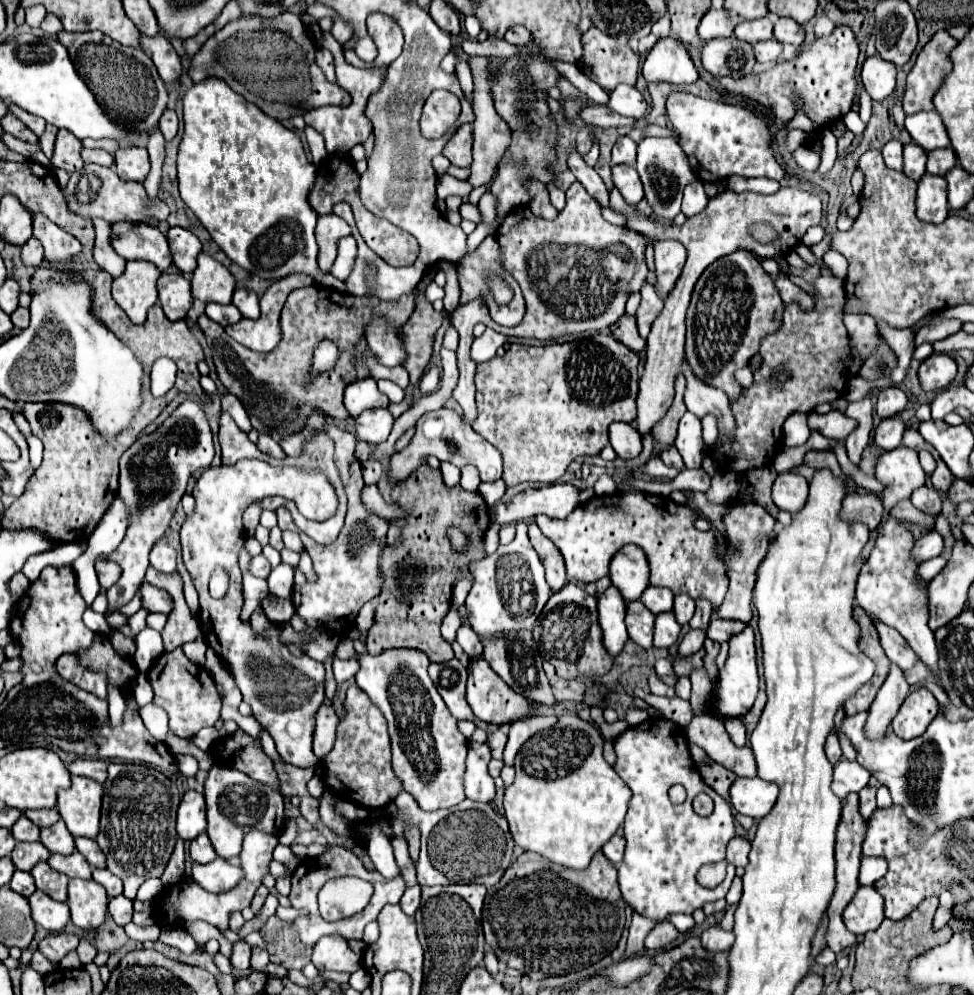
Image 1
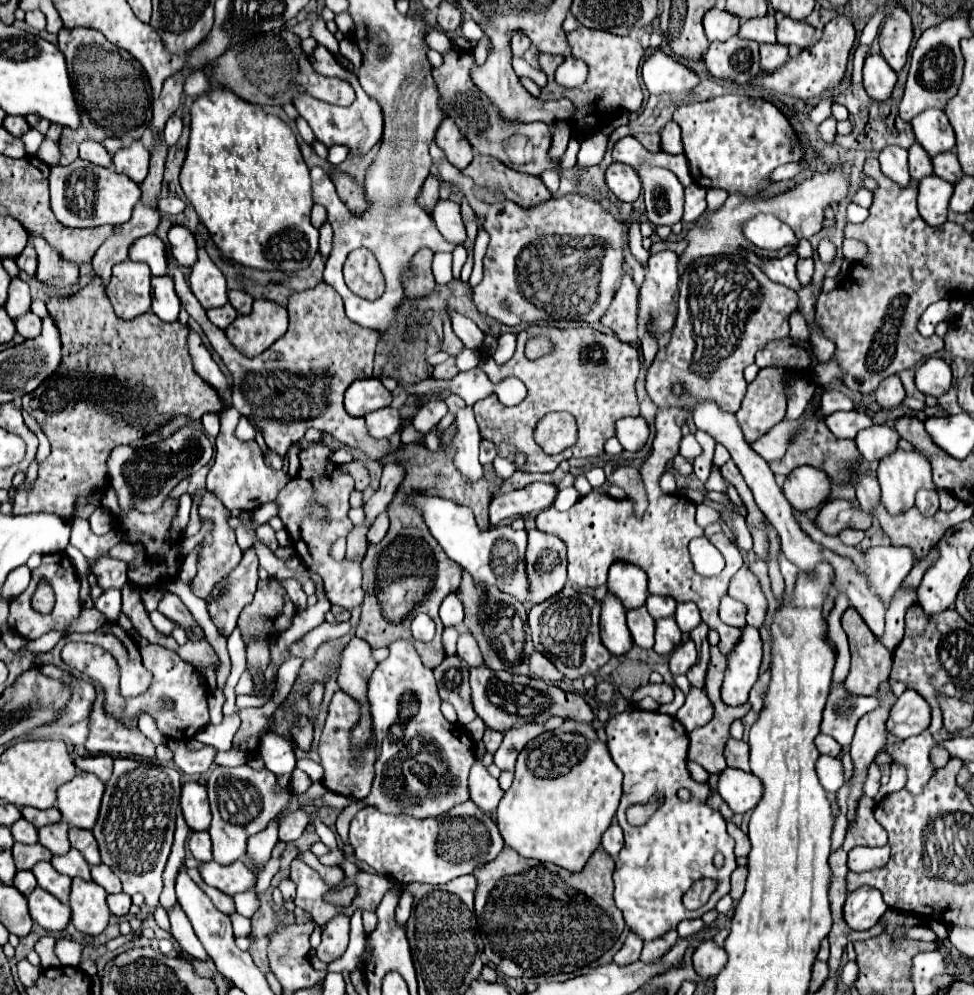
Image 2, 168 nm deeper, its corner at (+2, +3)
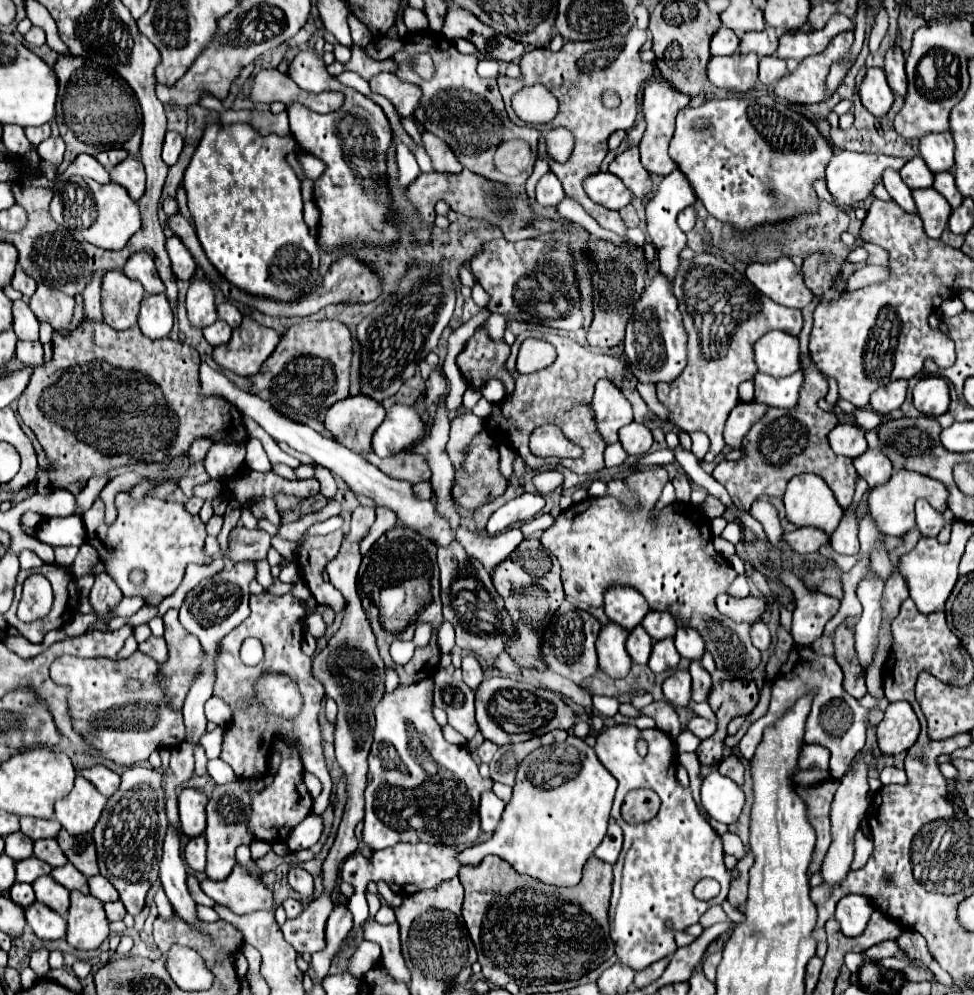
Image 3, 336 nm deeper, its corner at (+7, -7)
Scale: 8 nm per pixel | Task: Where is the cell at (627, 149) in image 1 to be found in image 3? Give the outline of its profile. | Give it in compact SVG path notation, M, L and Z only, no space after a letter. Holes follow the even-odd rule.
M630 147L624 153L620 153L610 163L610 173L618 175L634 195L644 197L646 193L650 193L652 183L650 183L650 177L646 173L646 169L640 163L638 147Z

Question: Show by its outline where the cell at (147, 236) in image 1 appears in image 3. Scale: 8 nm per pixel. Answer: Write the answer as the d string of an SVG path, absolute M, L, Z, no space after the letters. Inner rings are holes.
M138 251L134 253L126 265L124 265L124 273L130 279L136 279L144 285L146 293L164 293L164 283L160 281L156 267L154 267L154 255L148 251Z

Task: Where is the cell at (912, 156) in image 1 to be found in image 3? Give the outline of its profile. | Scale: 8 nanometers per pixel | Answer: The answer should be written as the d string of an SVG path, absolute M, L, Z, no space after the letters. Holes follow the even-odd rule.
M912 157L902 169L900 169L900 175L904 179L904 183L910 187L910 189L926 189L926 187L932 187L932 171L926 167L926 163L922 161L922 157Z

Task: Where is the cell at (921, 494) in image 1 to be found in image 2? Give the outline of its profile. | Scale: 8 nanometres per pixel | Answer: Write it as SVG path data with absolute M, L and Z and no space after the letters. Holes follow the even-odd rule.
M921 489L917 493L917 501L915 501L915 507L925 515L925 517L931 517L939 511L939 497L937 497L937 491L927 491L927 489Z

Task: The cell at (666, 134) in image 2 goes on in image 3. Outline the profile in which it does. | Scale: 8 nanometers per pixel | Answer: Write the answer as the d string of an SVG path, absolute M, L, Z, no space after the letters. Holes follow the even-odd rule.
M664 79L646 81L644 97L642 97L642 111L644 111L644 119L646 119L646 131L644 131L644 137L640 141L640 157L642 157L642 165L648 171L658 173L658 175L670 175L672 171L678 169L676 163L668 155L668 143L672 139L672 133L674 133L674 117L688 103L690 103L690 97L686 93L676 91L668 81L664 81Z

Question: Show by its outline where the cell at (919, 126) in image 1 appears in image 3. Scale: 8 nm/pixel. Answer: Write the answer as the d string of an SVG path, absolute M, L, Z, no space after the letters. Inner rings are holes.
M950 131L944 133L926 133L918 139L920 157L926 161L932 173L950 171L954 167L954 141Z

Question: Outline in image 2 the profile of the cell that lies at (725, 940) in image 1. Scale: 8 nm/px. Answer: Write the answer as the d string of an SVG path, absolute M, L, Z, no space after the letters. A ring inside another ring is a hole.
M703 941L693 953L693 969L701 979L713 979L727 963L727 953L713 941Z

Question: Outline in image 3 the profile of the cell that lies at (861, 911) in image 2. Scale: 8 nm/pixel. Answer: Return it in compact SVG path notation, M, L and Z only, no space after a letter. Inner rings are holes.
M846 895L838 905L836 905L836 919L842 925L842 933L848 937L862 935L870 917L874 913L874 907L868 897L862 895Z

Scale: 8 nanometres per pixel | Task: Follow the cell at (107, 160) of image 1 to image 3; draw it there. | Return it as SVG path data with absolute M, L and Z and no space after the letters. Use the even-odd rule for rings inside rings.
M80 153L74 163L66 169L66 175L82 175L82 177L90 177L98 183L110 183L110 175L108 171L98 163L96 157Z

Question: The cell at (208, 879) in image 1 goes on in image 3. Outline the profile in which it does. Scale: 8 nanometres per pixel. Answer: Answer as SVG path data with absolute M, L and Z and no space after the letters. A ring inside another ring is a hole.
M236 865L226 879L204 879L200 887L218 905L226 905L238 915L258 909L272 909L272 891L240 865Z

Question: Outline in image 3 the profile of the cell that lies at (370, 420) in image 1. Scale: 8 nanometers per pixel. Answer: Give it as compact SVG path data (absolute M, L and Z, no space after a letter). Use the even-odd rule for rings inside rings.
M394 405L382 425L372 435L372 451L378 457L390 457L402 449L408 449L418 437L424 437L426 427L414 407Z

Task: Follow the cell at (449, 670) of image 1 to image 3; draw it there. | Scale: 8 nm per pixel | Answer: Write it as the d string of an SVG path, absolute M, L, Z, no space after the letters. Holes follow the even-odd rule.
M446 669L434 673L434 705L448 713L448 723L470 741L478 731L474 719L474 691Z

